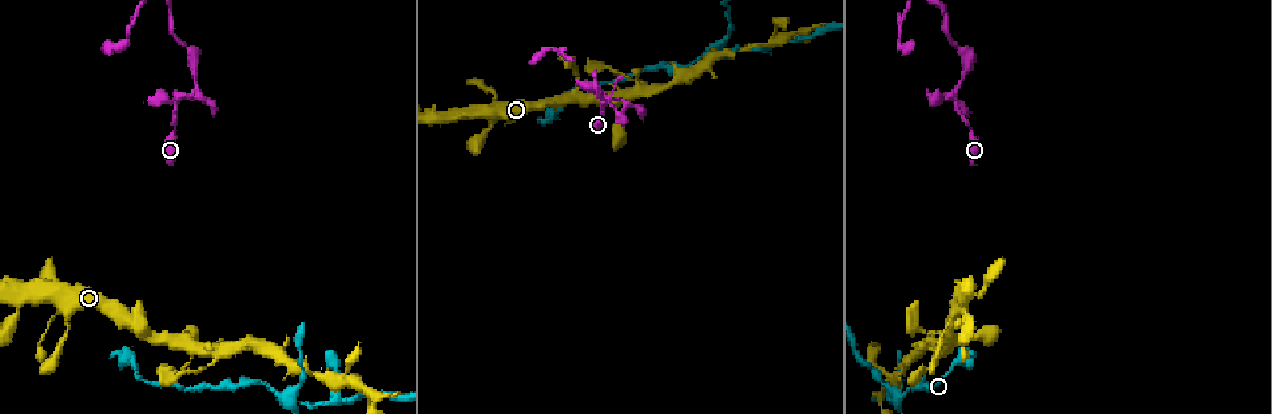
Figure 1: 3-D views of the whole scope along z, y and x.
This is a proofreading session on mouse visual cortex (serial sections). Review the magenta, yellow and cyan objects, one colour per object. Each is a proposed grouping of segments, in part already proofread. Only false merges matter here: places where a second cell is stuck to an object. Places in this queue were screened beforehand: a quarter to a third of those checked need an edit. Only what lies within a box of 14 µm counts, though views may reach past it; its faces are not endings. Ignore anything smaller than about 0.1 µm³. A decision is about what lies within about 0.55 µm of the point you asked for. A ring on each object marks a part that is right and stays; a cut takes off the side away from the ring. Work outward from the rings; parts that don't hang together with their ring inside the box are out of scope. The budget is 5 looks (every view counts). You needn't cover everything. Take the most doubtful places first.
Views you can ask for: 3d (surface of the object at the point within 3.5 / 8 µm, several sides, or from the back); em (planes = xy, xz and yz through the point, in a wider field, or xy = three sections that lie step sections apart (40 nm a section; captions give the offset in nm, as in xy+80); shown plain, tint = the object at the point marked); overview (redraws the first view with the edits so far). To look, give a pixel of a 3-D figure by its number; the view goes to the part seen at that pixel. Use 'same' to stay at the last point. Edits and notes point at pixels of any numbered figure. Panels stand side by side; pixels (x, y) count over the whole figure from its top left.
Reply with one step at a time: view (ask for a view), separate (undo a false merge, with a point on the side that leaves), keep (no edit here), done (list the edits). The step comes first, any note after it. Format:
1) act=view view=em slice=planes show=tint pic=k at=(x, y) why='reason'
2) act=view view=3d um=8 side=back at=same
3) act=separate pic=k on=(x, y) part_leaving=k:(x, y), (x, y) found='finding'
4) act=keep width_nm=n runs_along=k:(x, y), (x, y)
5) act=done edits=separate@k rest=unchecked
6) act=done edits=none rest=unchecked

act=view view=3d um=3.5 pic=1 at=(625, 102) why='abrupt turn'

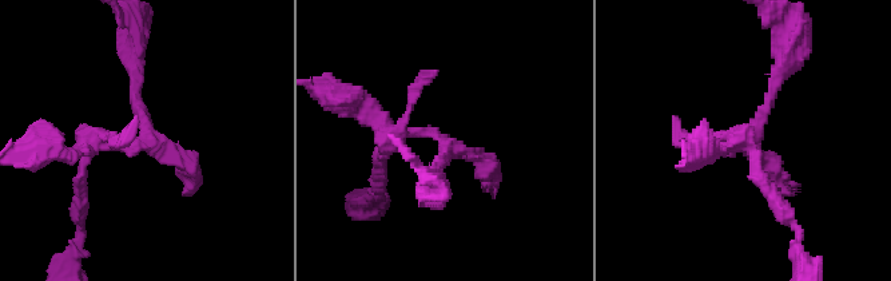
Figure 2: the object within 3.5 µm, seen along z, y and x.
act=view view=em slice=xy step=2 show=tint pic=2 at=(438, 134) why='shape alone is not enough'

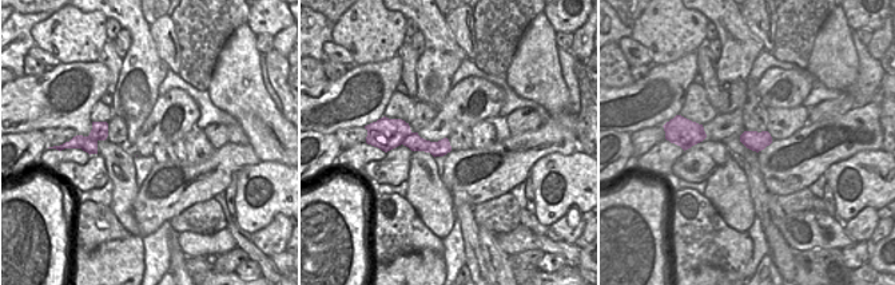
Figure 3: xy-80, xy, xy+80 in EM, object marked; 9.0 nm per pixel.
act=separate pic=2 on=(136, 110) border=3:(83, 137), (96, 141) found='a second cell is stuck on'

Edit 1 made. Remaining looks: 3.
act=view view=3d um=3.5 pic=1 at=(898, 398) why='four arms meet'

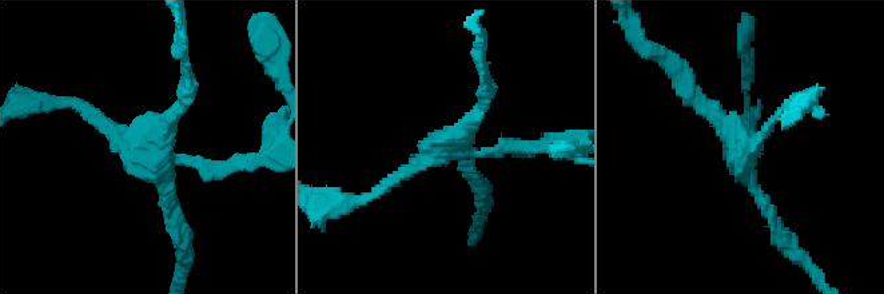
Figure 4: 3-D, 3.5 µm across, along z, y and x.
act=separate pic=4 on=(170, 118) arms=4 found='two cells meet here'

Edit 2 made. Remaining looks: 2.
act=done edits=separate@2,separate@4 rest=unchecked

